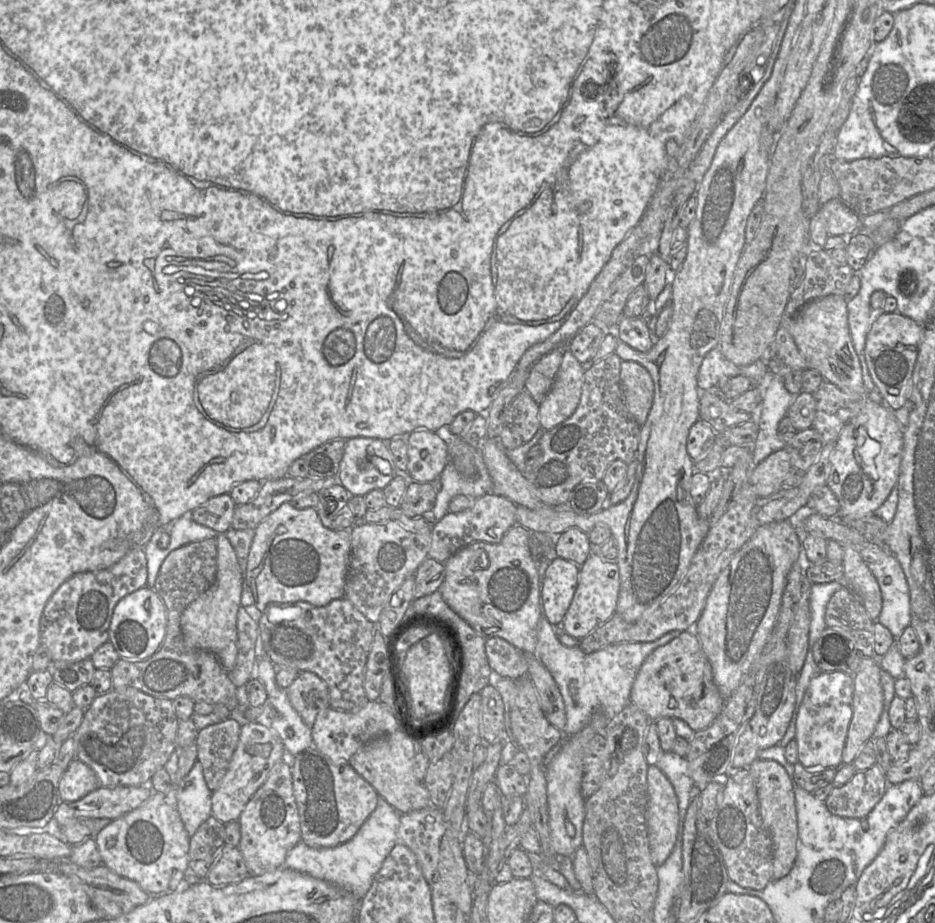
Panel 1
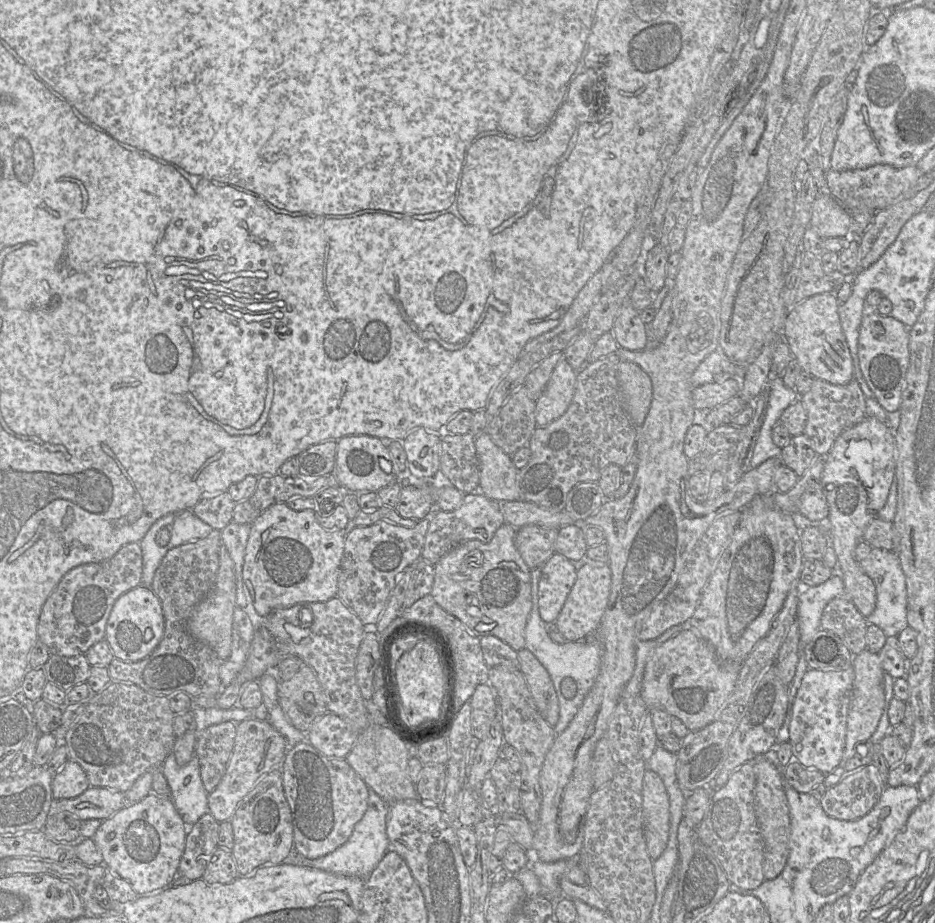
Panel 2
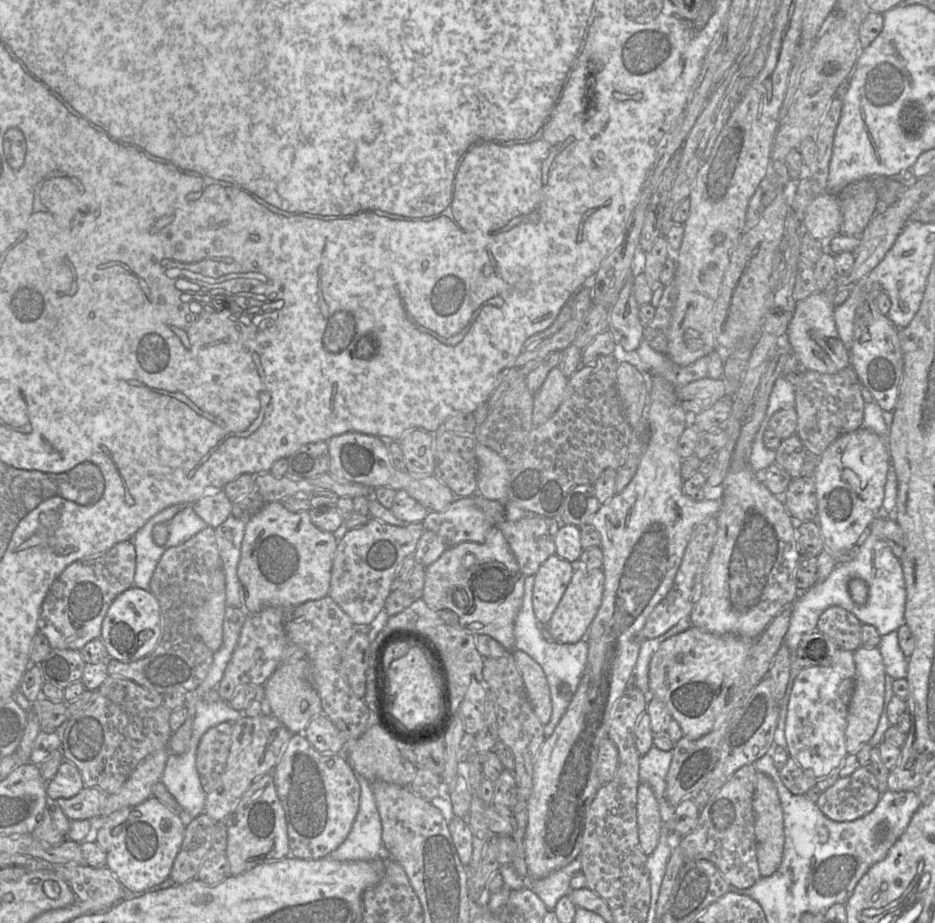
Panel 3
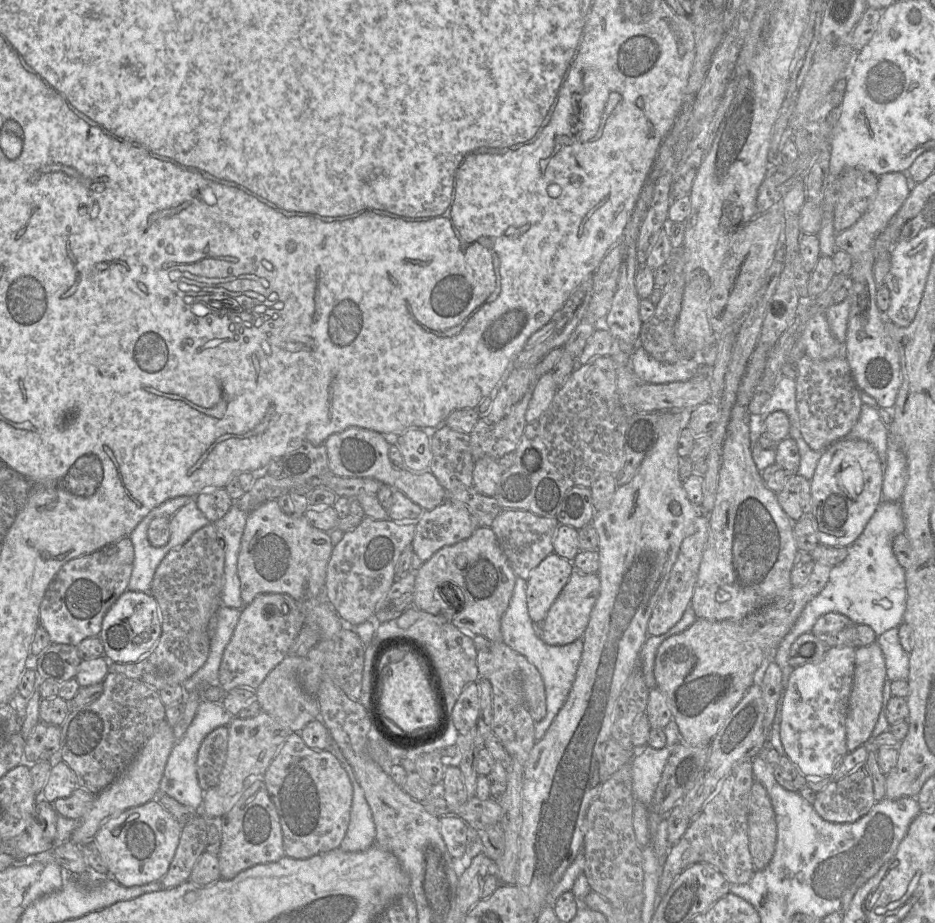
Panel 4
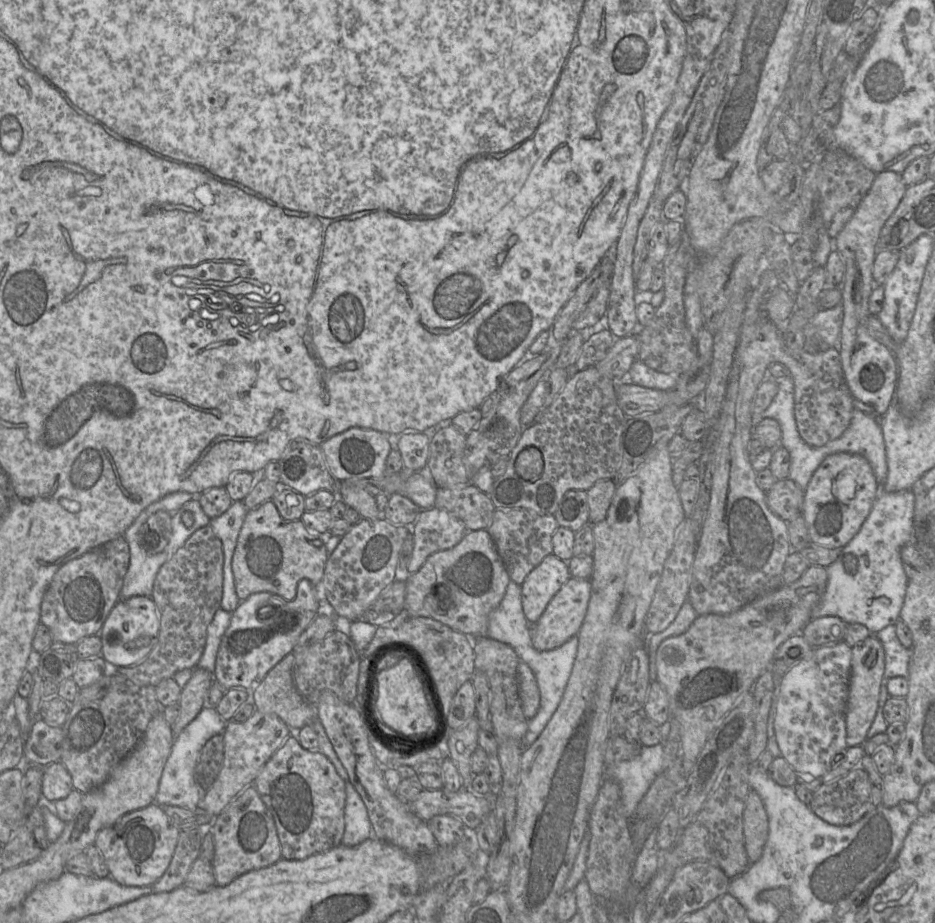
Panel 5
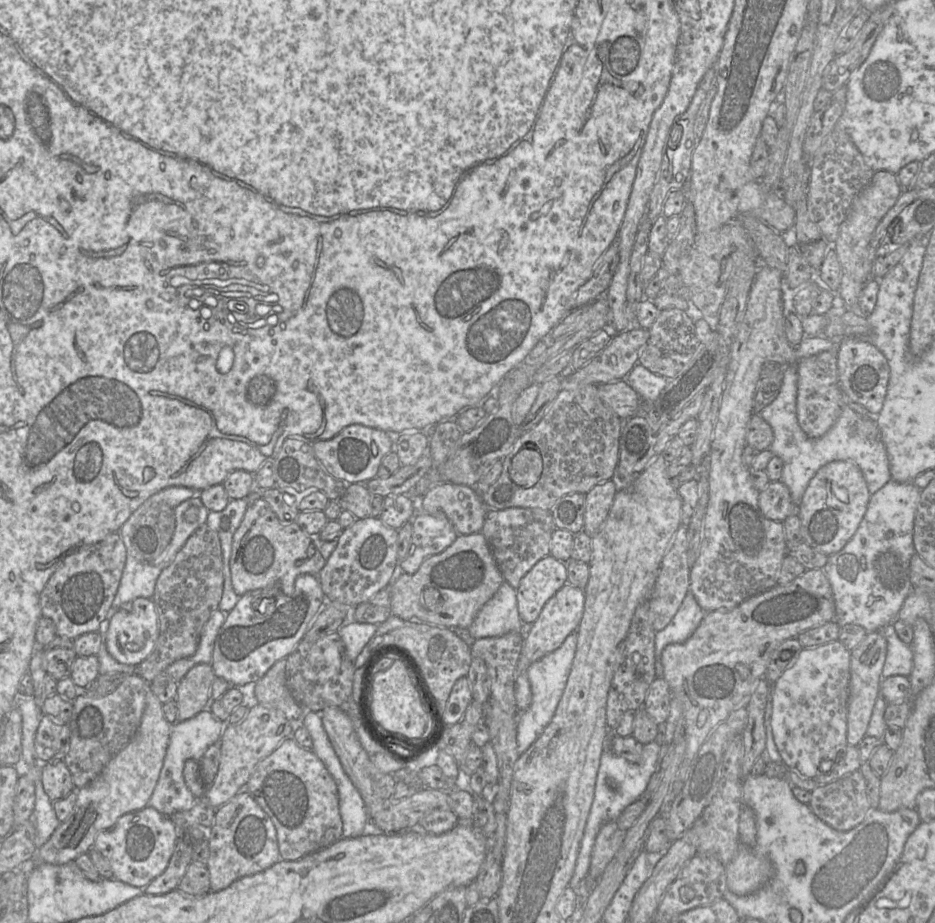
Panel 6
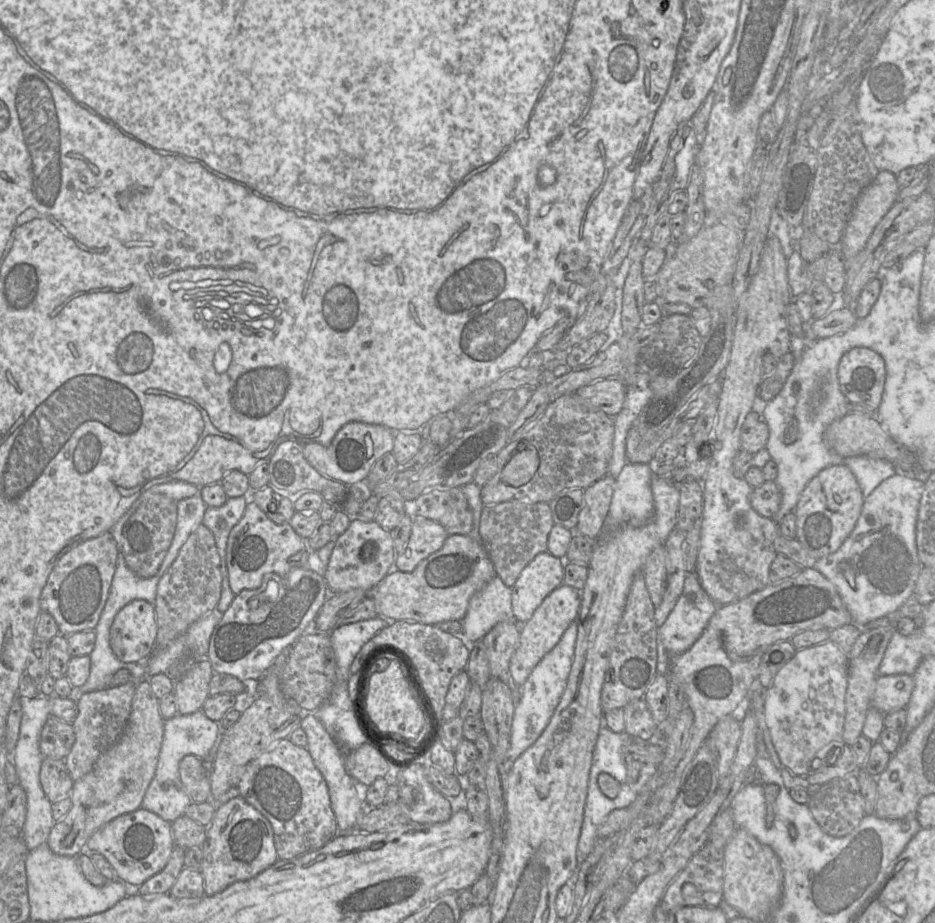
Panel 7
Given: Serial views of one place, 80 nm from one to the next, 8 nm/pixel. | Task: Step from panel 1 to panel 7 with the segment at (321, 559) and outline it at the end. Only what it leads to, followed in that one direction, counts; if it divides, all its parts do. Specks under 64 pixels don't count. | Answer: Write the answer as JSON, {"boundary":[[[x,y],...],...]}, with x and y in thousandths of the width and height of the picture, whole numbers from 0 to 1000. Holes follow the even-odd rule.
{"boundary":[[[266,541],[266,544],[263,547],[263,550],[262,550],[259,561],[248,572],[248,574],[246,575],[245,582],[244,582],[243,594],[242,594],[242,613],[244,616],[245,635],[247,637],[248,641],[250,642],[250,645],[252,646],[259,639],[276,638],[280,634],[282,623],[284,623],[287,621],[295,622],[301,627],[303,627],[305,624],[307,624],[307,622],[310,620],[310,618],[312,615],[319,614],[319,615],[327,616],[327,611],[328,611],[329,605],[334,598],[339,598],[339,597],[334,596],[329,590],[328,584],[325,584],[322,581],[320,581],[314,575],[314,573],[312,572],[312,570],[309,567],[304,567],[304,568],[293,567],[284,559],[284,557],[271,543],[267,543],[267,541]]]}

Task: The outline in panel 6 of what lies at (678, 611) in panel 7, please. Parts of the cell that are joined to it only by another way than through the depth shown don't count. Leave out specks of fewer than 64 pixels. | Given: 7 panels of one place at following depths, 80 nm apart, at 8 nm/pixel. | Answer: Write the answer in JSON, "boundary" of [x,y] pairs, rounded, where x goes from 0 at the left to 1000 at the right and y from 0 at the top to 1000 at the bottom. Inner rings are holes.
{"boundary":[[[736,639],[717,675],[701,687],[701,735],[709,735],[709,703],[716,698],[733,696],[745,681],[754,665],[740,641]]]}

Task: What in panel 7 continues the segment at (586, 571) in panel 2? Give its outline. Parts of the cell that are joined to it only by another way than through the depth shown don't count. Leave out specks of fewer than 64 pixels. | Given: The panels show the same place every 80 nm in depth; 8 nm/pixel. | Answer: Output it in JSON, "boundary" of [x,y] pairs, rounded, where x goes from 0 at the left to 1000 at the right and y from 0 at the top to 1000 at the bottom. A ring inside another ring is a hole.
{"boundary":[[[600,633],[593,638],[571,662],[569,668],[556,681],[554,701],[545,715],[545,733],[549,743],[557,744],[572,722],[598,696],[607,678],[617,672],[621,653],[621,640]]]}

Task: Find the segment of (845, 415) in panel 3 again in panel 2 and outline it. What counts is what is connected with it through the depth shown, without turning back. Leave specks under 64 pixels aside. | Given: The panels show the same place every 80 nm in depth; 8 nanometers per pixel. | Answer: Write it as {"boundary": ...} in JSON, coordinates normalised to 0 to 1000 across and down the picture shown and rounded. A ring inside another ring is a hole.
{"boundary":[[[872,410],[865,424],[853,428],[863,449],[860,470],[867,477],[874,493],[882,494],[892,478],[904,466],[911,464],[926,452],[926,430],[917,412],[904,417],[887,415]]]}

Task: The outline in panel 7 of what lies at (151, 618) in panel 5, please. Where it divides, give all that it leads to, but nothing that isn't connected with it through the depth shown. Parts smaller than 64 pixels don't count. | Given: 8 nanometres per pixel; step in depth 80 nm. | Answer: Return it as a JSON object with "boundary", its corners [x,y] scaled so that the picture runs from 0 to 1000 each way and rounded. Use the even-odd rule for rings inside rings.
{"boundary":[[[145,649],[123,667],[118,680],[117,697],[130,717],[153,717],[165,705],[168,690],[166,658]]]}

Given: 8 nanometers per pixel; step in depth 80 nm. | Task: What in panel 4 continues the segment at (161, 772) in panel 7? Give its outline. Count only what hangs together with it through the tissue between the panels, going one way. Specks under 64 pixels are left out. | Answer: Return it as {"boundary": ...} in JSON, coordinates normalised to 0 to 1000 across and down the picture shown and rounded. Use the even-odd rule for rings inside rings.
{"boundary":[[[217,758],[198,796],[187,805],[180,821],[174,842],[171,847],[171,858],[175,859],[201,875],[216,881],[218,856],[214,853],[211,840],[211,822],[213,811],[219,798],[236,787],[244,787],[250,777],[244,772],[236,761]]]}

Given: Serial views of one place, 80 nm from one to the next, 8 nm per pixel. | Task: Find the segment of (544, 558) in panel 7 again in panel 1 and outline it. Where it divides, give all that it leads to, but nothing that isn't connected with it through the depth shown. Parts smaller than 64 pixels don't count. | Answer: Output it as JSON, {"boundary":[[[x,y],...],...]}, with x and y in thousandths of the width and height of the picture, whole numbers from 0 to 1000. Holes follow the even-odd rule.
{"boundary":[[[595,602],[583,616],[579,629],[581,667],[590,676],[600,676],[617,637],[620,614]]]}

